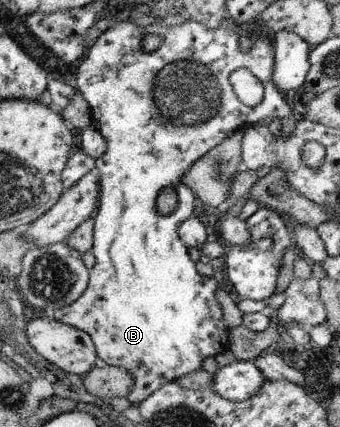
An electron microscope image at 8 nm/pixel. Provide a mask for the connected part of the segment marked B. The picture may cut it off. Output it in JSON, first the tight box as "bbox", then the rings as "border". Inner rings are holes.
{"bbox":[54,20,300,405],"border":[[[118,20],[118,23],[110,25],[100,37],[96,39],[96,43],[88,48],[86,55],[83,59],[76,64],[77,66],[77,88],[80,93],[84,95],[84,99],[88,101],[91,109],[91,121],[94,128],[98,129],[102,134],[102,137],[106,140],[106,153],[103,157],[96,159],[96,168],[102,173],[102,199],[101,206],[98,207],[98,213],[94,216],[94,227],[93,227],[93,248],[92,253],[96,264],[90,271],[90,279],[88,280],[88,287],[86,291],[80,295],[72,305],[66,305],[64,309],[55,311],[54,317],[66,325],[71,325],[76,329],[85,331],[93,339],[93,344],[97,349],[97,355],[110,366],[116,366],[126,369],[132,377],[134,377],[134,385],[132,385],[131,392],[127,395],[128,401],[134,405],[138,405],[140,402],[144,402],[148,395],[152,395],[154,391],[160,389],[164,383],[172,382],[175,379],[180,379],[189,373],[194,371],[202,370],[202,363],[204,359],[208,357],[216,357],[218,353],[224,353],[229,349],[228,345],[228,327],[224,323],[224,313],[222,313],[222,307],[216,299],[216,289],[218,289],[219,281],[217,278],[212,277],[204,279],[200,277],[200,273],[196,271],[192,258],[188,257],[188,251],[186,251],[186,245],[184,241],[178,237],[178,227],[181,227],[182,223],[185,223],[186,219],[190,218],[190,215],[194,213],[194,207],[196,207],[196,199],[192,195],[192,190],[184,183],[182,183],[182,177],[186,175],[186,171],[190,171],[190,167],[194,167],[194,163],[198,163],[198,159],[202,159],[208,151],[213,150],[219,143],[222,143],[222,139],[228,138],[228,131],[232,131],[234,127],[238,127],[239,130],[244,130],[251,125],[260,123],[269,123],[273,119],[280,119],[289,113],[296,113],[299,117],[300,114],[297,110],[292,109],[290,103],[284,103],[280,91],[276,89],[276,85],[273,82],[273,71],[276,66],[276,60],[274,59],[274,41],[273,36],[267,32],[261,35],[254,35],[252,37],[251,50],[242,51],[240,47],[240,41],[238,41],[239,35],[234,33],[226,27],[218,27],[218,29],[207,28],[202,23],[196,23],[190,20],[182,25],[176,25],[176,27],[167,27],[162,25],[150,25],[150,26],[138,26],[134,22],[125,22]],[[150,33],[156,33],[156,35],[162,36],[162,45],[154,51],[154,53],[148,53],[142,49],[142,39]],[[237,69],[248,69],[252,75],[258,78],[258,81],[264,85],[264,95],[262,101],[256,105],[256,107],[248,107],[244,105],[238,96],[235,95],[234,88],[229,82],[230,74]],[[170,187],[177,193],[178,205],[176,205],[176,211],[172,215],[161,215],[156,208],[156,199],[160,195],[162,189]]]}

